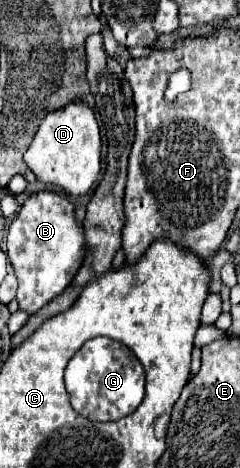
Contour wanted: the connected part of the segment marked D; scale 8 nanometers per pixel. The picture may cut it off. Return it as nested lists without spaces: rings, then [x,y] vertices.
[[[69,102],[49,112],[23,154],[23,160],[37,180],[59,186],[69,196],[87,194],[101,172],[101,134],[93,110],[85,102]]]

